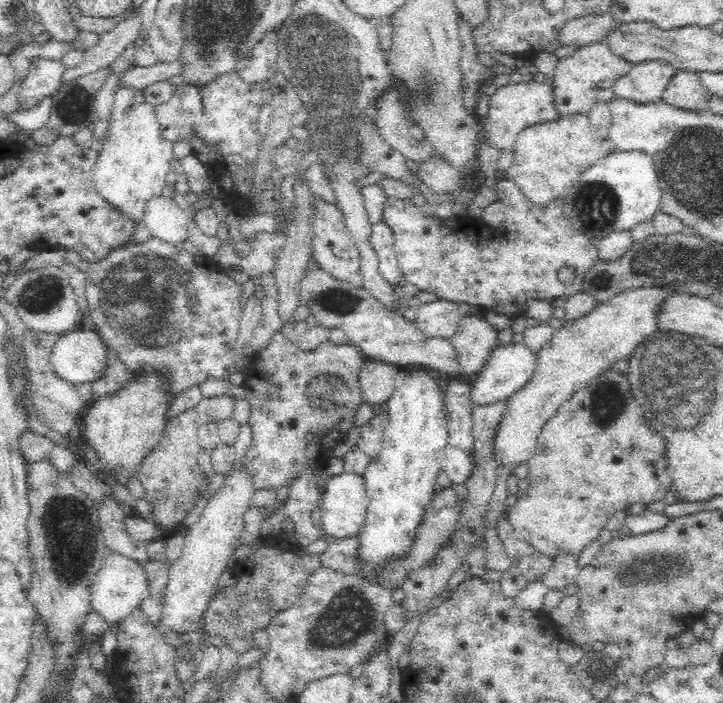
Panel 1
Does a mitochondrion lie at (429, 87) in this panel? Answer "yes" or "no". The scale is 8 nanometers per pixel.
yes

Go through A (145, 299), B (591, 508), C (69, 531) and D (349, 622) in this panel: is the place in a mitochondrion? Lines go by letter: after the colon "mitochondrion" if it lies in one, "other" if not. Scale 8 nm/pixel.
A: mitochondrion
B: other
C: mitochondrion
D: mitochondrion

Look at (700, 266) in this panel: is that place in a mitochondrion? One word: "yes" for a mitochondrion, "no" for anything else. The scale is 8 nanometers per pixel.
yes

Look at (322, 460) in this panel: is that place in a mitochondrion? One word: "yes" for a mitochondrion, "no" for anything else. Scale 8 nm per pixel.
no

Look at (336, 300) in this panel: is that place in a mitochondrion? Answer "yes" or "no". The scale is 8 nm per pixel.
yes

